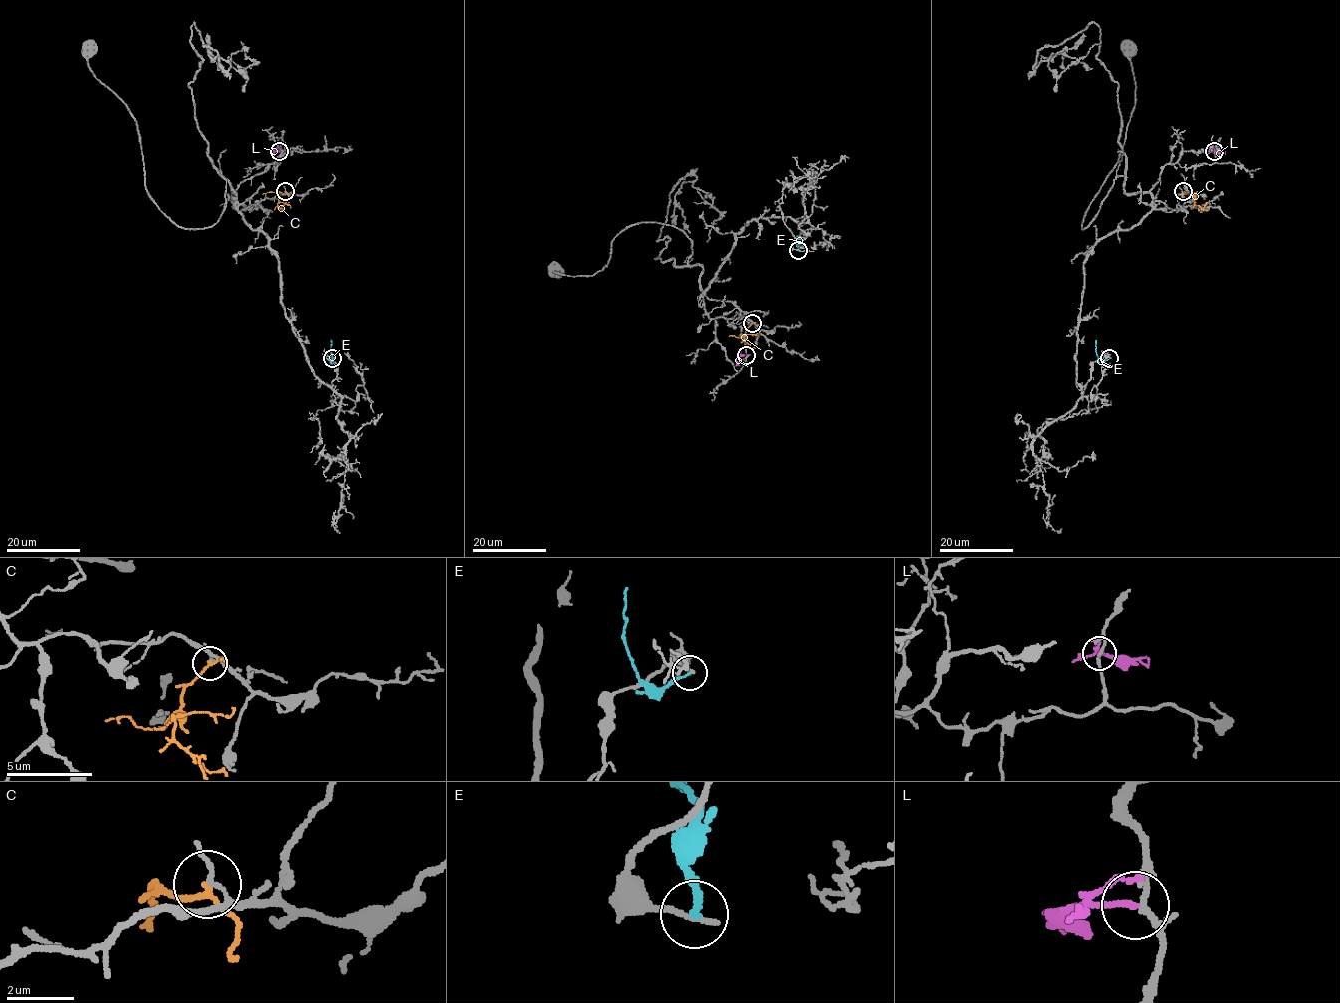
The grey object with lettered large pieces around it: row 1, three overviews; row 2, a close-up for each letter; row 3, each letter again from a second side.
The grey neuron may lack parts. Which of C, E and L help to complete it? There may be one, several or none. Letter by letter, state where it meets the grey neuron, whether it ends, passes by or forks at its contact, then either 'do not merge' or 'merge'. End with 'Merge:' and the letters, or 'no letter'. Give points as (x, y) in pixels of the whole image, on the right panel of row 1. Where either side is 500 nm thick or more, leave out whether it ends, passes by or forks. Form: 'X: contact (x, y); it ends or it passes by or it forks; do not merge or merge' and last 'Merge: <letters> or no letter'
C: contact (1183, 191); it passes by; do not merge
E: contact (1109, 358); it ends; do not merge
L: contact (1214, 151); it ends; merge
Merge: L

